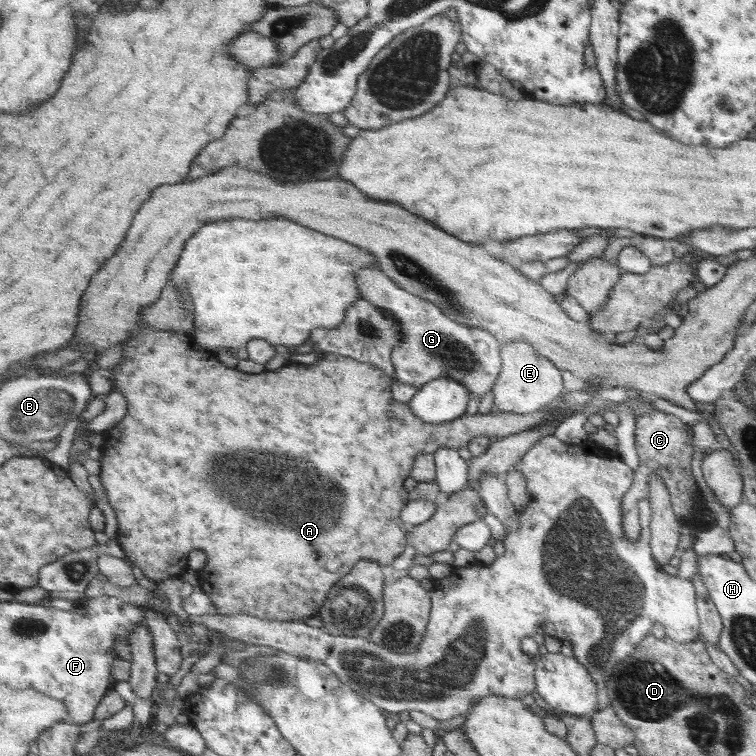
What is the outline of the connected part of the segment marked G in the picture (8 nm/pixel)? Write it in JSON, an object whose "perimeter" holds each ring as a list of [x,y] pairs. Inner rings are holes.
{"perimeter":[[[366,267],[356,274],[356,279],[360,285],[361,298],[392,315],[401,325],[402,342],[392,354],[396,382],[420,388],[442,377],[450,377],[450,380],[465,385],[473,398],[483,398],[493,390],[501,369],[499,350],[502,345],[493,333],[468,328],[450,320],[450,316],[437,307],[438,304],[432,304],[430,300],[403,289],[378,268]]]}

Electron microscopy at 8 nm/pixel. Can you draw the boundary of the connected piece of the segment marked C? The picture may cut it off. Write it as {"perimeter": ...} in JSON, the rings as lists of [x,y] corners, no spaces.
{"perimeter":[[[650,412],[635,420],[635,446],[640,460],[640,466],[635,470],[633,486],[622,500],[622,511],[625,514],[624,526],[626,538],[636,540],[640,537],[640,515],[637,502],[646,499],[649,494],[649,484],[654,475],[658,475],[669,489],[673,499],[674,512],[681,520],[682,528],[688,526],[696,533],[705,531],[710,525],[705,521],[708,508],[700,507],[700,502],[705,503],[696,480],[690,472],[690,458],[692,458],[692,444],[686,426],[673,416],[664,412]]]}

